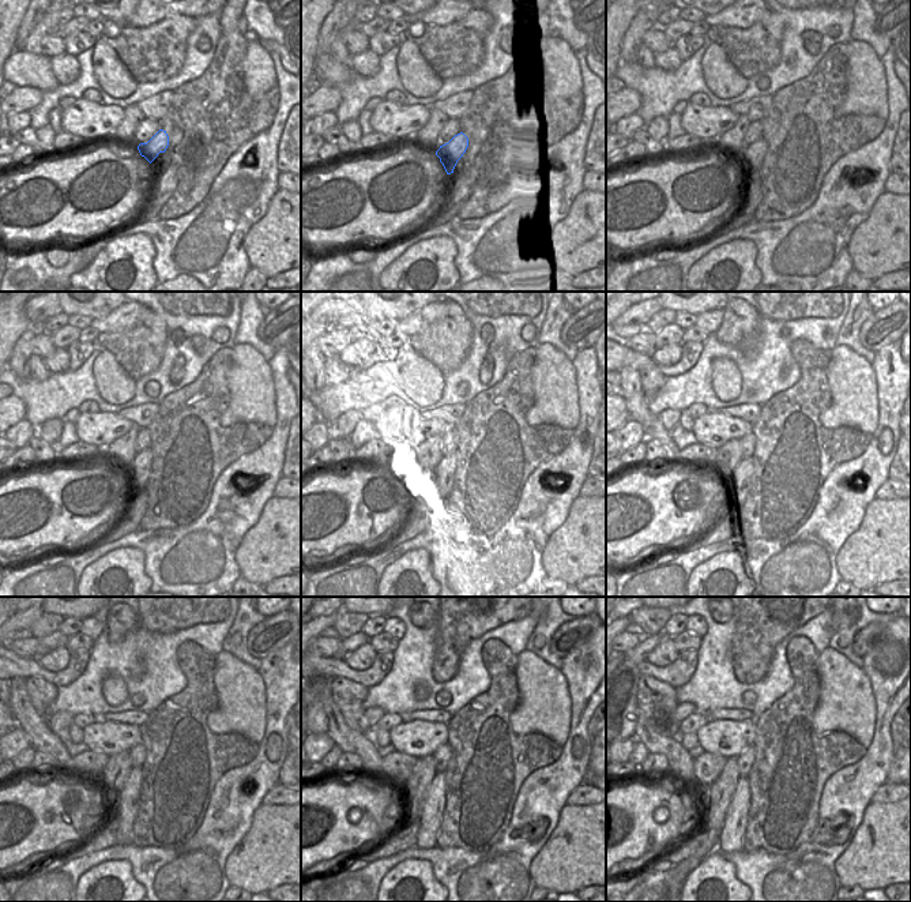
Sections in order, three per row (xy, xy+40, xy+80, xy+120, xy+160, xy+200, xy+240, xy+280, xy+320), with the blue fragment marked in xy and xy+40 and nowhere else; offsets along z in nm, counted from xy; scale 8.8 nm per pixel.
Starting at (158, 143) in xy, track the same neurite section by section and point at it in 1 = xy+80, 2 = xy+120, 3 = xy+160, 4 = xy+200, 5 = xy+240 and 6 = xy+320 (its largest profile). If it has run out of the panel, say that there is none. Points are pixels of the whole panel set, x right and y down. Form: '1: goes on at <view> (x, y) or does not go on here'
1: goes on at xy+80 (753, 154)
2: goes on at xy+120 (139, 472)
3: goes on at xy+160 (440, 477)
4: goes on at xy+200 (736, 493)
5: goes on at xy+240 (127, 810)
6: goes on at xy+320 (730, 840)

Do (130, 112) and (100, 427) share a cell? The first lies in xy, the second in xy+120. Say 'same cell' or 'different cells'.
different cells

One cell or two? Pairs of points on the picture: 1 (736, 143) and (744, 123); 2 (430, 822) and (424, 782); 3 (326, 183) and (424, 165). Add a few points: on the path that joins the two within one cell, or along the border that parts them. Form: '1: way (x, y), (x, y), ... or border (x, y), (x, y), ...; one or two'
1: way (736, 138), (740, 128); one
2: border (437, 773), (432, 780), (417, 819); two
3: way (350, 183), (399, 183); one

